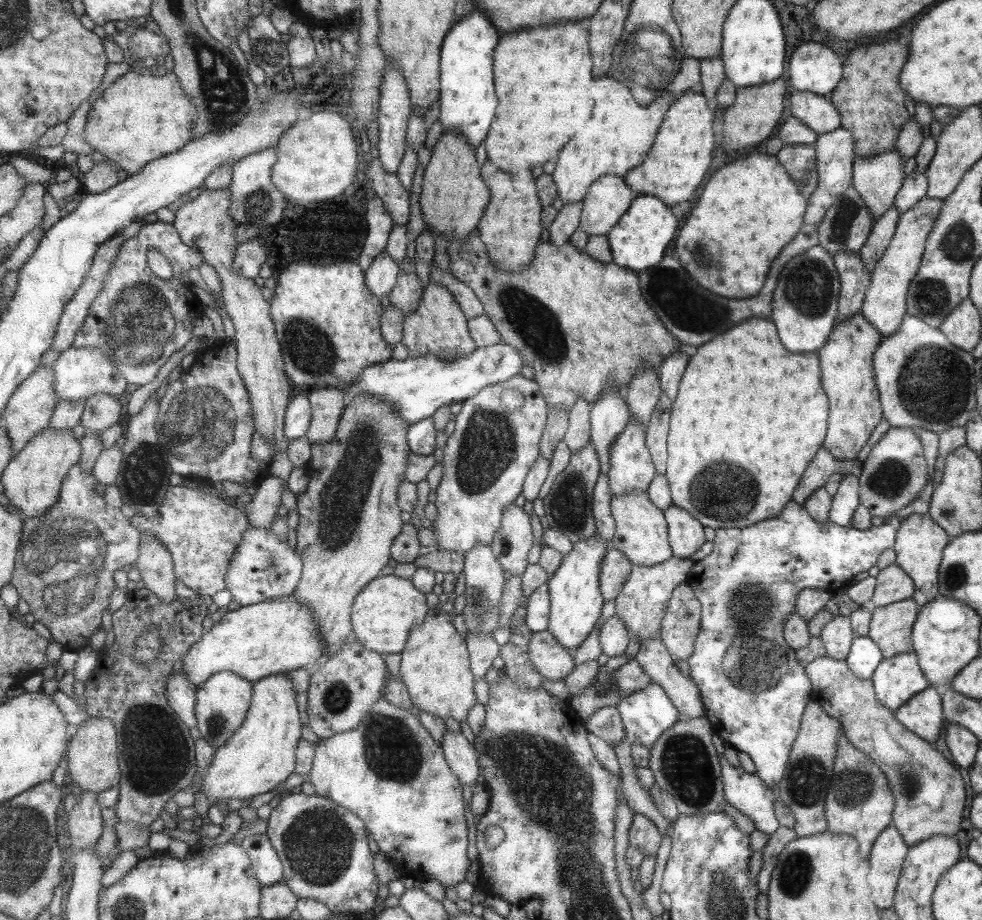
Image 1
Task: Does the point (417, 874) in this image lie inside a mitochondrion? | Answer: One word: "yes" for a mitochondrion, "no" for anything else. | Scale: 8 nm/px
no

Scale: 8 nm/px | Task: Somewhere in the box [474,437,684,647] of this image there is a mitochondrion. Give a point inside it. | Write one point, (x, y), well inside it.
(569, 503)

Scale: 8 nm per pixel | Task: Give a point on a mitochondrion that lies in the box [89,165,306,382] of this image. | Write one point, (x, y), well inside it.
(138, 326)

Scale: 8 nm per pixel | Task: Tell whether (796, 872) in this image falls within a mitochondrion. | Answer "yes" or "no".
yes

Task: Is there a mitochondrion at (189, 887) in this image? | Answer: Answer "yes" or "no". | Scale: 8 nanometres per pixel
no

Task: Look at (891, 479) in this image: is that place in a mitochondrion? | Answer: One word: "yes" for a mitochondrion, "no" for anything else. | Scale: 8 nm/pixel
yes

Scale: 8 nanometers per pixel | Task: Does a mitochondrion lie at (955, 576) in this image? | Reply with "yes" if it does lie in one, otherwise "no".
yes

